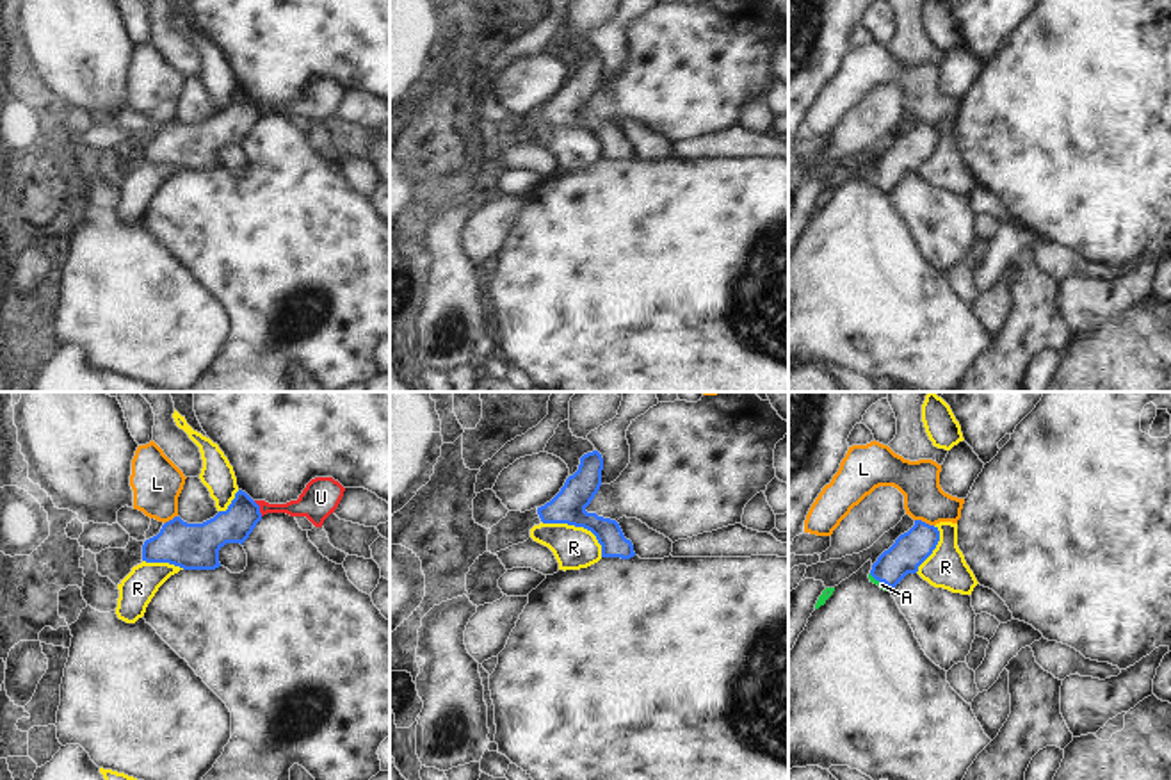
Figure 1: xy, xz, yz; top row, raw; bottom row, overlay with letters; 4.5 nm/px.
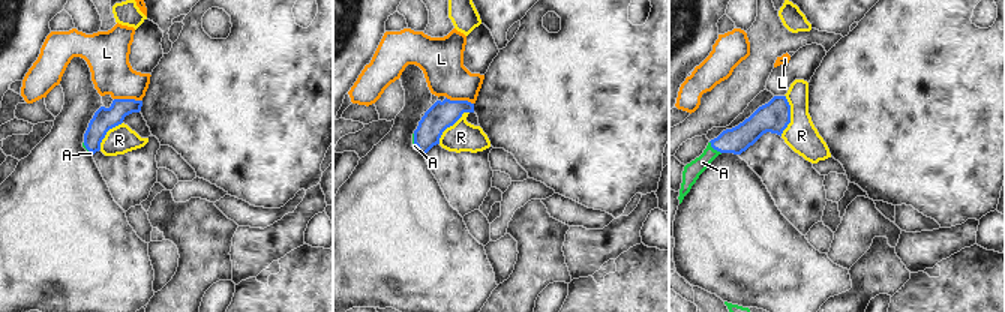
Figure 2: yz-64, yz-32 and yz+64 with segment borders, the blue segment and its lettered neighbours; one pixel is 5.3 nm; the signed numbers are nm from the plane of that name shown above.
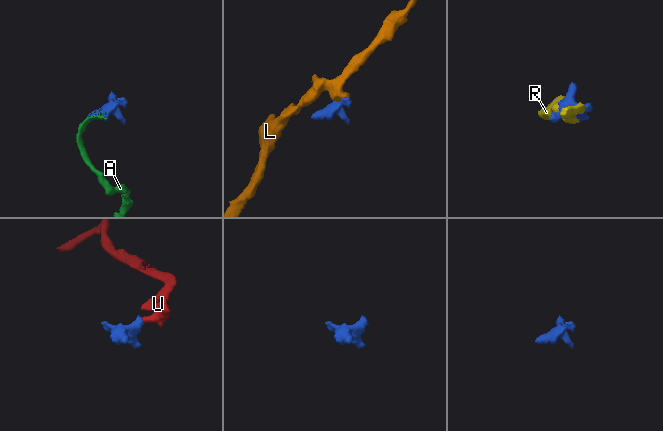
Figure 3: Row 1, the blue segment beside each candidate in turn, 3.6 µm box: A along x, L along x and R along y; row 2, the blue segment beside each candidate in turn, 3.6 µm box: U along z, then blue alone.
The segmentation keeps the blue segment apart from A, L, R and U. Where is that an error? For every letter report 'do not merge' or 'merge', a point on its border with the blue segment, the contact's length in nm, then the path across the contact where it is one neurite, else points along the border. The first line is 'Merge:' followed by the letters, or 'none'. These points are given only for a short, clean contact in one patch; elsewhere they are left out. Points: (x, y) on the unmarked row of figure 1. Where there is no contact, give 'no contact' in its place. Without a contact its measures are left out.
Merge: A
A: merge | yz (880, 182) | 120 nm | across yz (912, 150), (880, 182), (881, 186)
L: do not merge | yz (924, 123) | 90 nm | along yz (915, 120), (933, 127)
R: do not merge | xz (579, 127) | 320 nm
U: do not merge | xy (258, 109) | 80 nm | along xy (253, 102), (262, 116)

